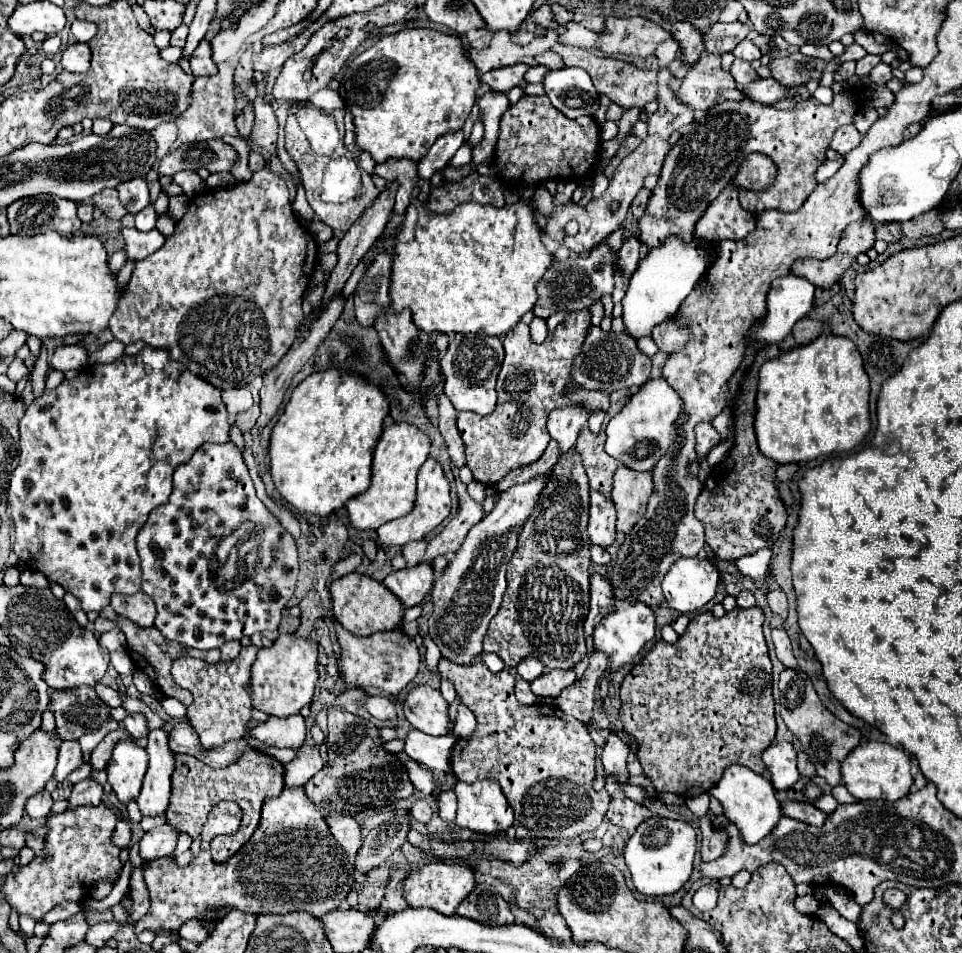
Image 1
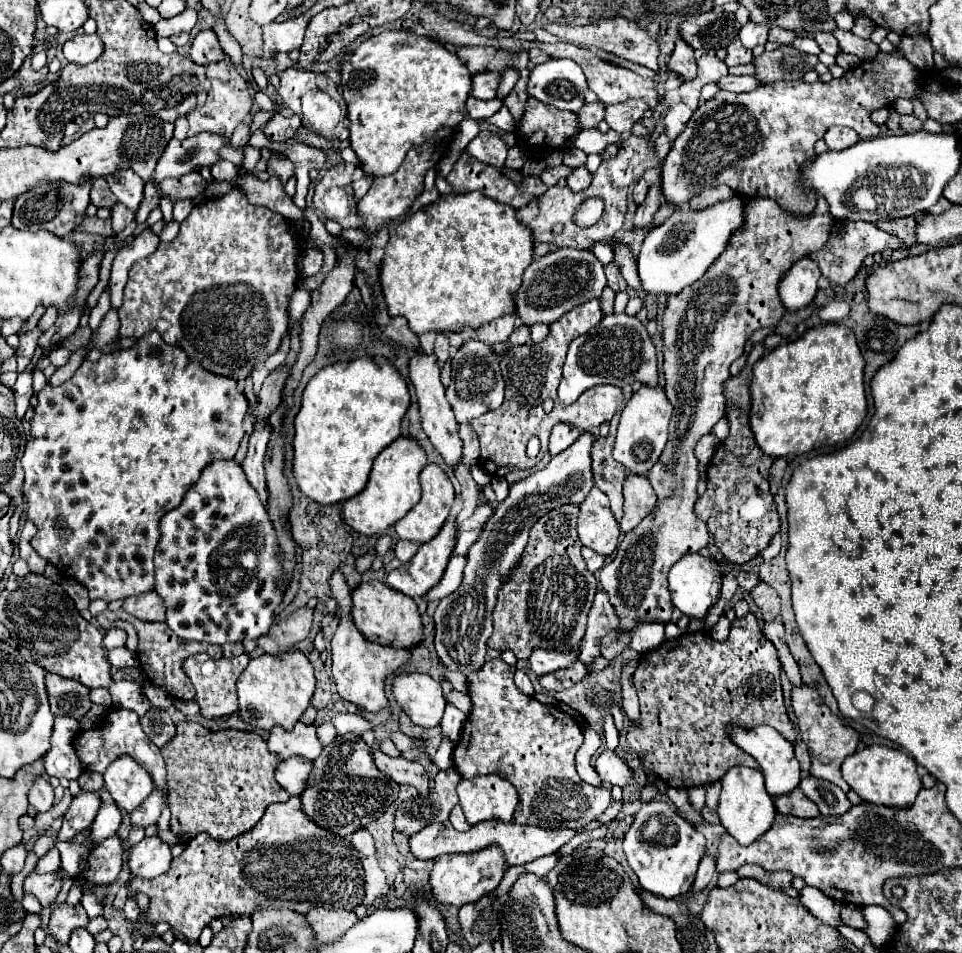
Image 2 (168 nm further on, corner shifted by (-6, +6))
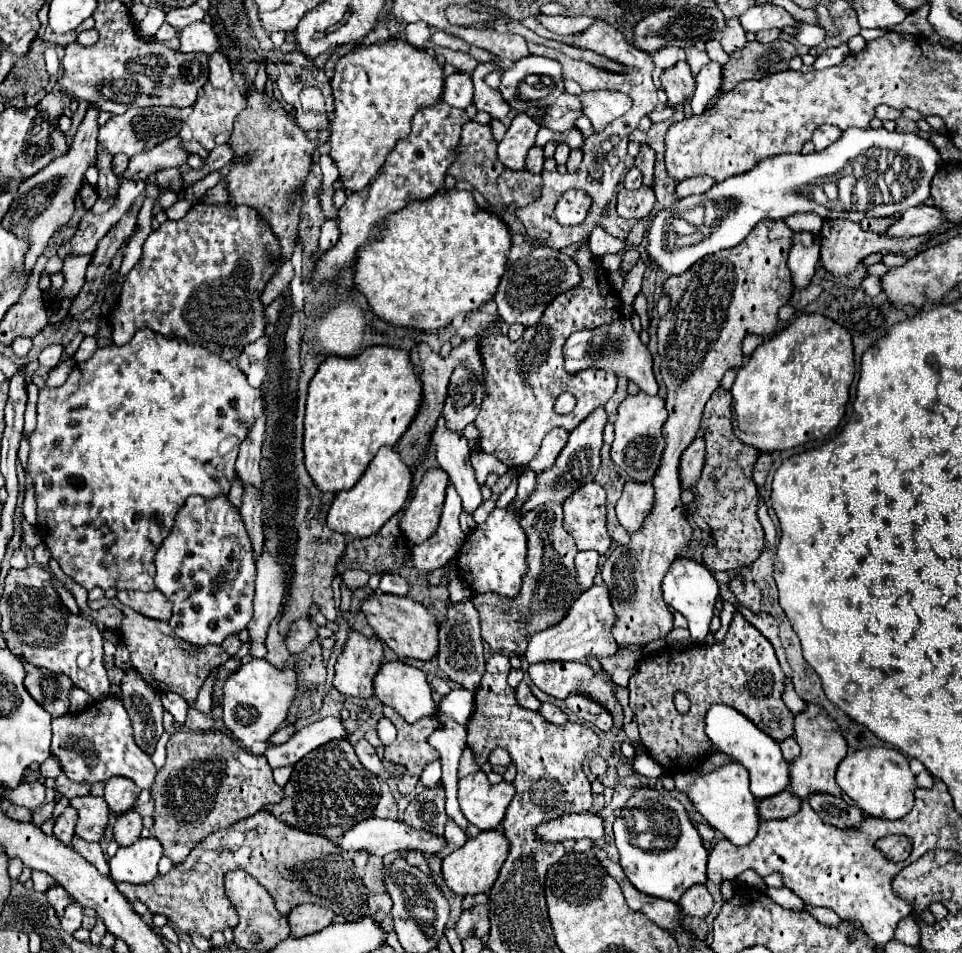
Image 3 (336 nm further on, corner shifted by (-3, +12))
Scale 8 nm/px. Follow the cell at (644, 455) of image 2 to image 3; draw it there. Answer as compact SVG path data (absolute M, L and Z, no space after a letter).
M637 392L633 396L627 396L619 404L619 412L615 418L615 440L611 446L611 458L613 462L627 472L631 480L637 482L651 482L659 460L661 452L665 448L663 436L661 436L661 426L667 420L667 408L665 400L661 396L649 396L645 392Z

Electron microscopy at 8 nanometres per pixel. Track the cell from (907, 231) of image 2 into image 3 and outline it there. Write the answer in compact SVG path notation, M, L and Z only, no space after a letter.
M889 216L889 218L865 218L865 220L861 220L861 228L883 234L883 232L889 230L889 226L893 226L895 220L897 220L895 216Z

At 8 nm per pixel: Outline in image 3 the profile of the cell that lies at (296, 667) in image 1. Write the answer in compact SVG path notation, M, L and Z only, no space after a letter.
M253 658L243 664L225 682L223 722L241 744L251 748L255 742L267 742L285 722L285 716L297 694L297 670L291 666L275 668L265 658Z

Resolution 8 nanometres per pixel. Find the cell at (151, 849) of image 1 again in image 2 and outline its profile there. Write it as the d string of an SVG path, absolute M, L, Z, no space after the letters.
M158 836L144 838L140 844L132 846L126 858L132 878L144 878L144 880L164 874L170 868L170 862L172 862L170 846L162 842Z

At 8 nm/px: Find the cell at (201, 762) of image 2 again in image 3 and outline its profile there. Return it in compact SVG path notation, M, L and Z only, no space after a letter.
M177 730L167 742L167 762L157 772L151 798L155 804L155 836L163 844L163 854L179 864L209 832L227 828L265 806L281 802L283 788L275 784L265 756L243 748L227 732Z

